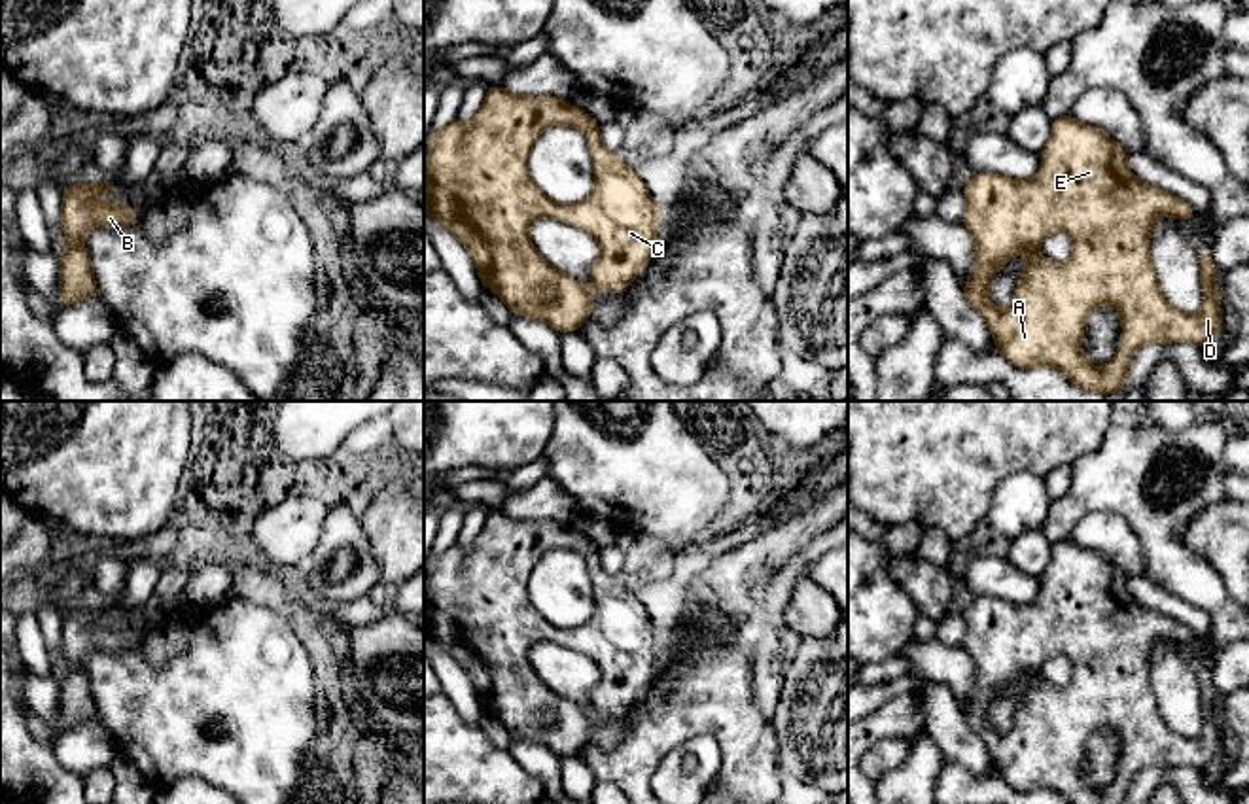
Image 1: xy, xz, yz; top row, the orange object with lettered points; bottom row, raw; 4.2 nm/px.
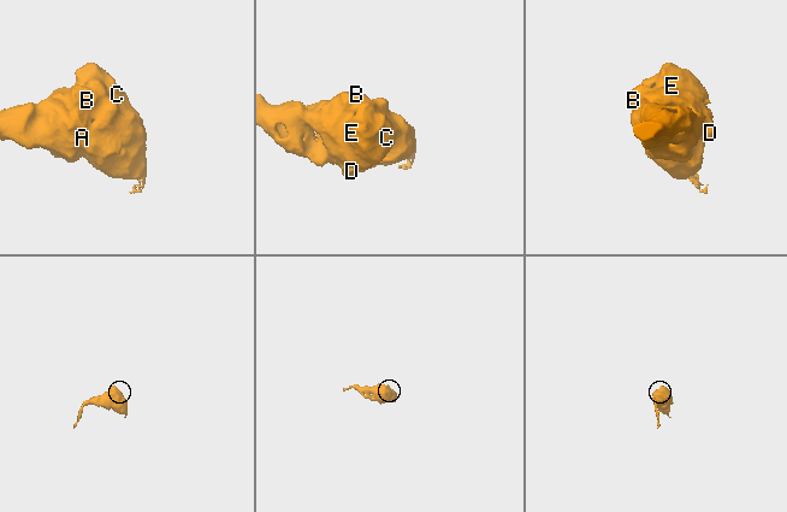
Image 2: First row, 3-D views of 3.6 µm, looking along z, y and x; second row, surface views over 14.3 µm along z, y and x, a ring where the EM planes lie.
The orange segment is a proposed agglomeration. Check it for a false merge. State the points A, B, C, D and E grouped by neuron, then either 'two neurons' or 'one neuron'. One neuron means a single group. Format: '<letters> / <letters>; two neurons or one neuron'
A B C D E; one neuron

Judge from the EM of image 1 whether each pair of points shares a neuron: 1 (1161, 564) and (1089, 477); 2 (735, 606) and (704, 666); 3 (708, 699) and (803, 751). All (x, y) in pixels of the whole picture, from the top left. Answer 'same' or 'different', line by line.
1: same
2: different
3: different

